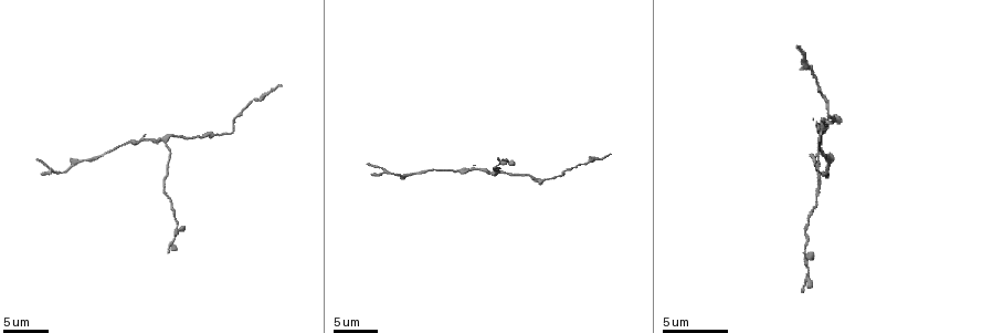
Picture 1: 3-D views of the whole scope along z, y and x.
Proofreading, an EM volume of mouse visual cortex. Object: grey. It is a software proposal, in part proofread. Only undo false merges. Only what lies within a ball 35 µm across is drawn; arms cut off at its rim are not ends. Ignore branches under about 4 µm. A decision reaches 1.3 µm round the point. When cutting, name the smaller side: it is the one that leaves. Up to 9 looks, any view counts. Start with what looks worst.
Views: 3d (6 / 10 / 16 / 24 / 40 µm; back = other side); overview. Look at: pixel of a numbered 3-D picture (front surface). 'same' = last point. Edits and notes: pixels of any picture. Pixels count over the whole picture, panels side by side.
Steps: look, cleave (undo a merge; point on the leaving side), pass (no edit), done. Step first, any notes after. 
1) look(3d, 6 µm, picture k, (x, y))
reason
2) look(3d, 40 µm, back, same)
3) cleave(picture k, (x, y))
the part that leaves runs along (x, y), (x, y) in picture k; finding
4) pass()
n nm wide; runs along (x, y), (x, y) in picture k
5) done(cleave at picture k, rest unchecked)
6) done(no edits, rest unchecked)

look(3d, 10 µm, picture 1, (166, 137))
two arms in line, one across

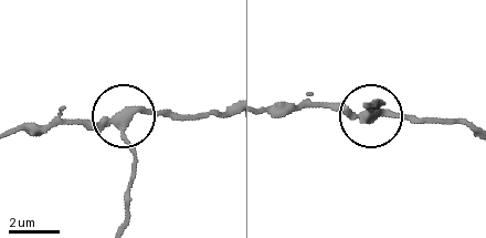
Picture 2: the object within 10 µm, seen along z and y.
cleave(picture 2, (131, 171))
the part that leaves runs along (124, 135), (136, 165), (130, 216) in picture 2; a second cell is stuck on

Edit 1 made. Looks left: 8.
look(3d, 10 µm, picture 1, (548, 178))
sudden change in width

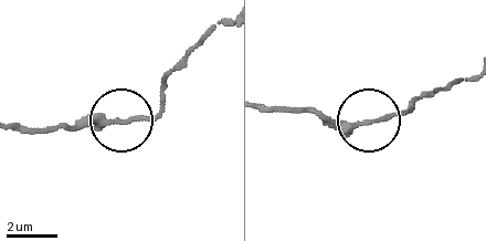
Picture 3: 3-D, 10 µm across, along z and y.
pass()
runs along (264, 106), (308, 106), (352, 125), (410, 113) in picture 3; continuous, no second cell

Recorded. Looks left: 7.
look(overview)
see it whole again

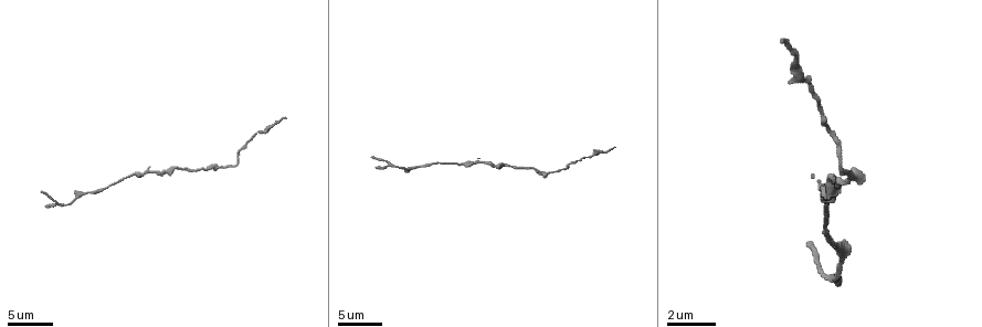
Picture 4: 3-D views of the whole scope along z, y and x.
look(3d, 6 µm, picture 4, (127, 177))
thick turns thin

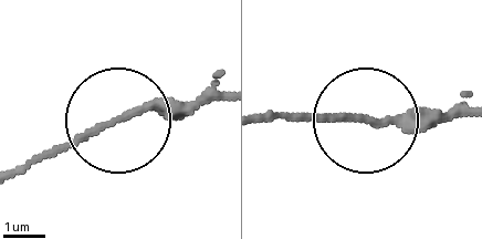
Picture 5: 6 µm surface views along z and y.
look(3d, 6 µm, back, picture 5, (122, 118))

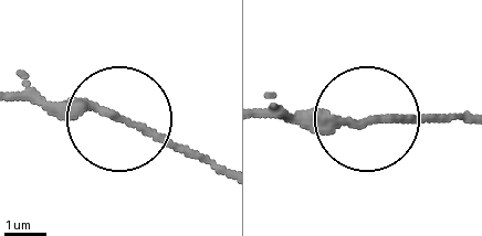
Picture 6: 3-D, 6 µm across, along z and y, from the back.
pass()
continuous, no second cell

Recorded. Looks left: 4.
look(3d, 10 µm, picture 4, (419, 167))
narrows sharply

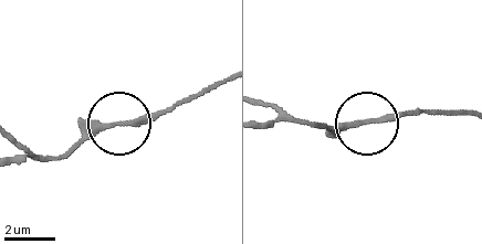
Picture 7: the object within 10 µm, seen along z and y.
look(3d, 10 µm, back, picture 7, (120, 122))

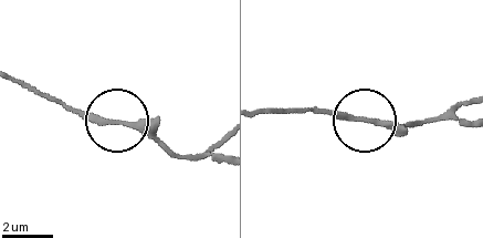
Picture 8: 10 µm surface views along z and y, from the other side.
pass()
runs along (14, 78), (65, 105), (109, 121), (142, 122), (170, 149) in picture 8; continuous, no second cell

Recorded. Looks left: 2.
done(cleave at picture 2, rest unchecked)

